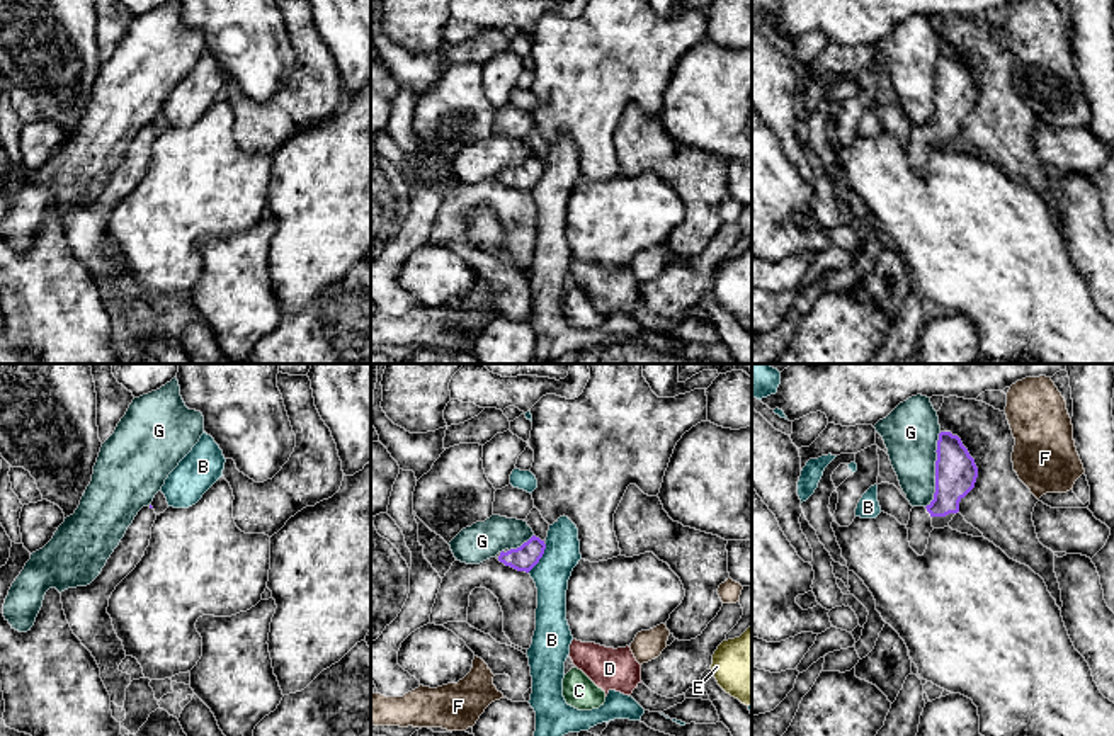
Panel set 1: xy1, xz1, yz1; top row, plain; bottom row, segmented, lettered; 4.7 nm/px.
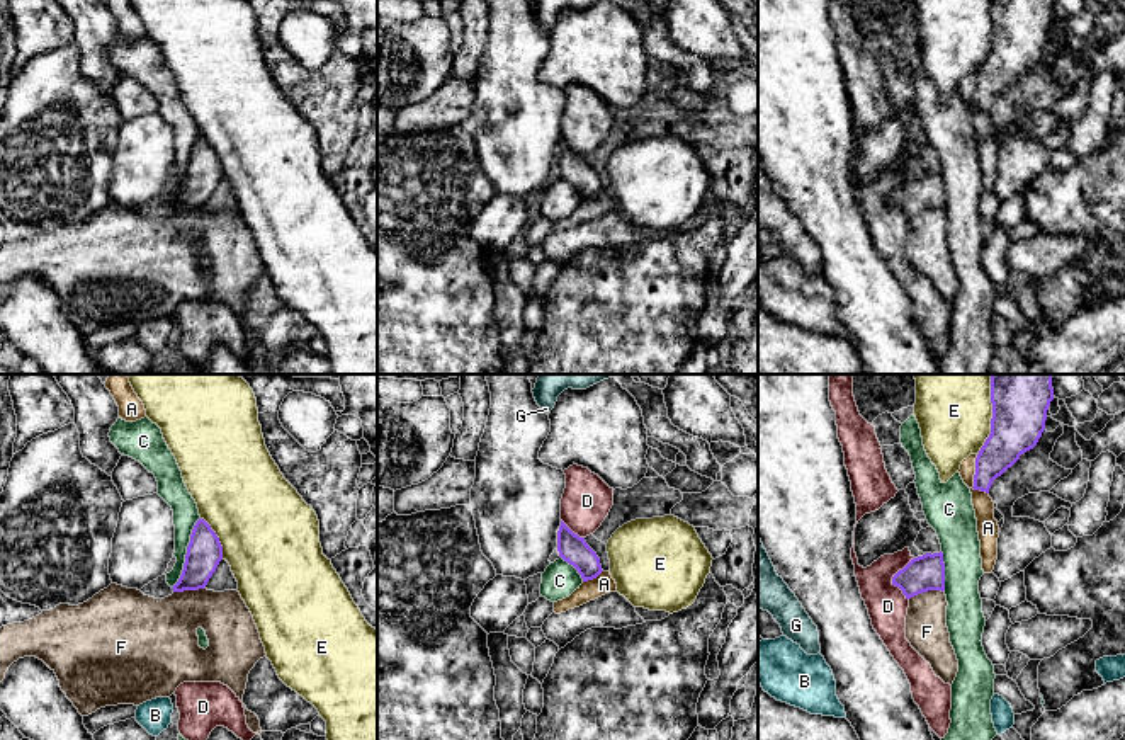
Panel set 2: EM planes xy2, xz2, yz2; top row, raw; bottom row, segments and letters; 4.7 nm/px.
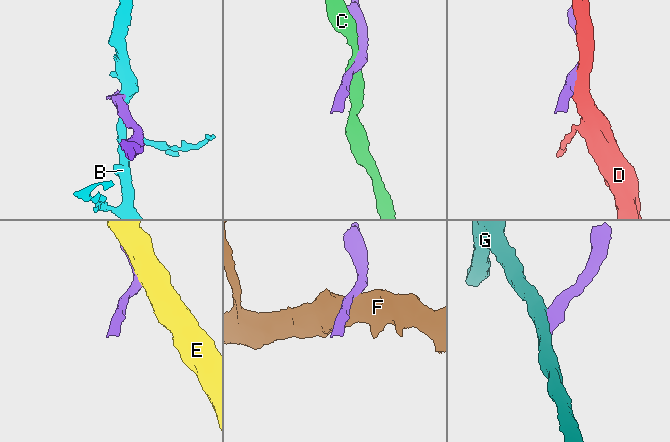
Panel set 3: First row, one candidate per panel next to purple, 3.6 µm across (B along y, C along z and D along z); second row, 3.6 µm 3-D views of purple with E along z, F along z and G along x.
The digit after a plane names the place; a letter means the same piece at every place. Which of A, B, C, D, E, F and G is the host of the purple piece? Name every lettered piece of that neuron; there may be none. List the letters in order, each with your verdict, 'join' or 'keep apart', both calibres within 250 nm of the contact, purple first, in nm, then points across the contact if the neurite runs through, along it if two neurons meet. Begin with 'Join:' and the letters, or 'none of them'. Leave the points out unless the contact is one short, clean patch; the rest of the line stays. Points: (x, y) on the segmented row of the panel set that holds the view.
Join: none of them
A: keep apart; calibres 190 and 100 nm
B: keep apart; calibres 120 and 170 nm; border xz1 (546, 544), (541, 558), (528, 571)
C: keep apart; calibres 170 and 120 nm
D: keep apart; calibres 170 and 190 nm
E: keep apart; calibres 280 and 360 nm
F: keep apart; calibres 170 and 200 nm; border yz2 (944, 589), (923, 591), (910, 599)
G: keep apart; calibres 200 and 260 nm; border yz1 (941, 432), (936, 442), (936, 492), (926, 507)

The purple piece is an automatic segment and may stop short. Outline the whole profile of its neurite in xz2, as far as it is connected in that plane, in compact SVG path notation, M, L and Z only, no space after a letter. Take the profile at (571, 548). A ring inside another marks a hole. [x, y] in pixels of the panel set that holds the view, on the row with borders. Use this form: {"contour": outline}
{"contour": "M562 521L557 531L559 556L573 565L583 582L596 578L603 570L596 553L586 544L585 538L574 534Z"}

